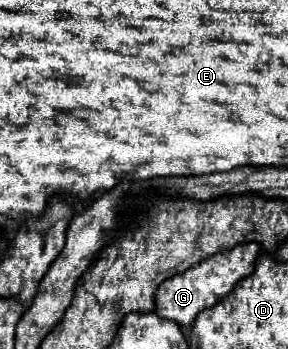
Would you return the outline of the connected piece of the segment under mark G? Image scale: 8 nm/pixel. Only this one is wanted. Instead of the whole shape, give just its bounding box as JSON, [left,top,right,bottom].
[155,243,261,325]

